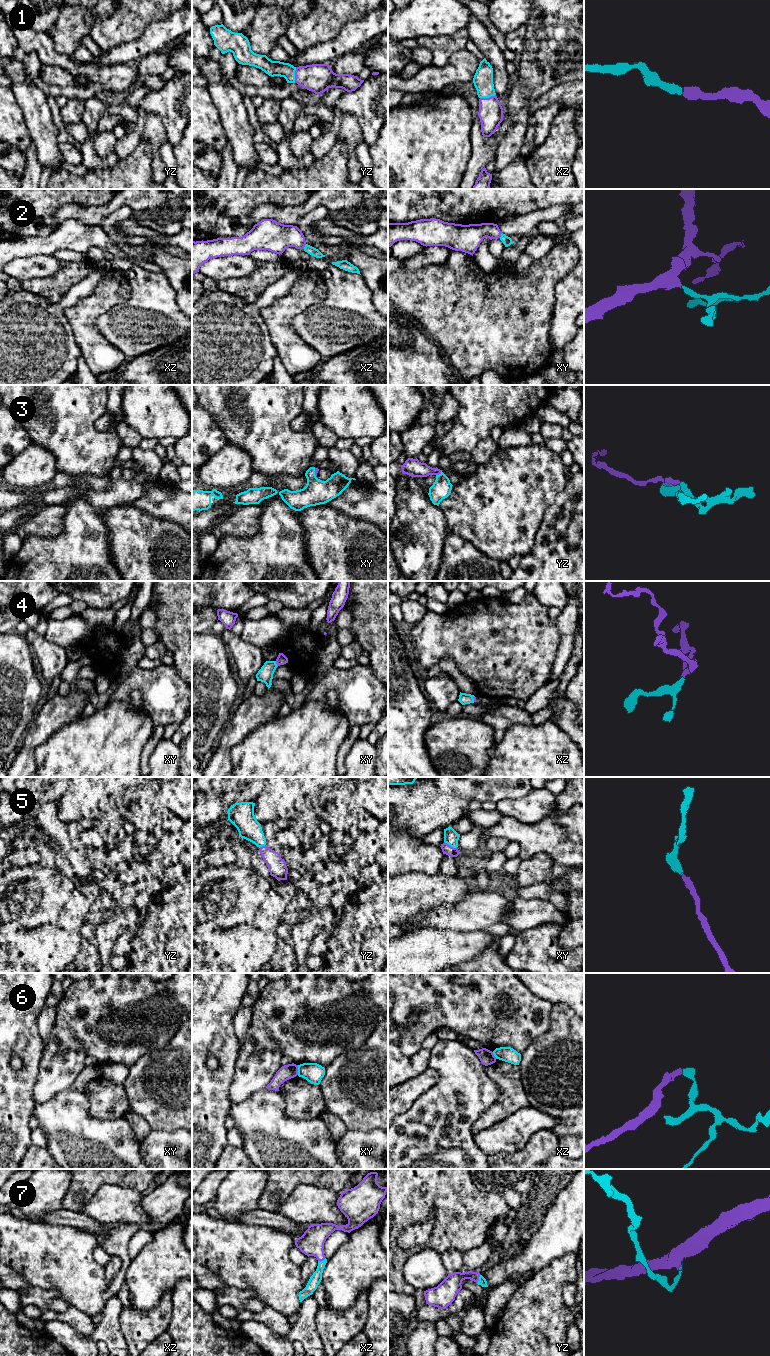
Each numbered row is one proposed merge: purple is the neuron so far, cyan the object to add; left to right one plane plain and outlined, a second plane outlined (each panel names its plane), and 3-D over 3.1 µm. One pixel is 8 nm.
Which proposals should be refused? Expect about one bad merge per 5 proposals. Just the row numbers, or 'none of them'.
6

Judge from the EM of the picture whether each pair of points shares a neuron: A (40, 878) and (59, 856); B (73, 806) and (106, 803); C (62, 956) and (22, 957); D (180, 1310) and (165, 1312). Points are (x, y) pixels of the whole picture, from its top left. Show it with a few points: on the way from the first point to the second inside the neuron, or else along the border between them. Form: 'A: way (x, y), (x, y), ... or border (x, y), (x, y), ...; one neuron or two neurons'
A: border (54, 867), (70, 880); two neurons
B: border (111, 795), (100, 799), (99, 815), (97, 817); two neurons
C: way (52, 956), (32, 957); one neuron
D: border (168, 1290), (171, 1294), (171, 1318), (167, 1330); two neurons

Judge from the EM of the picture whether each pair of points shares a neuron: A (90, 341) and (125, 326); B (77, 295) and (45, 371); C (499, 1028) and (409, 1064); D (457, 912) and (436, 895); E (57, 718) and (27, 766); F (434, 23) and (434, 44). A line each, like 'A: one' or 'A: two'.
A: two
B: one
C: two
D: two
E: one
F: two

